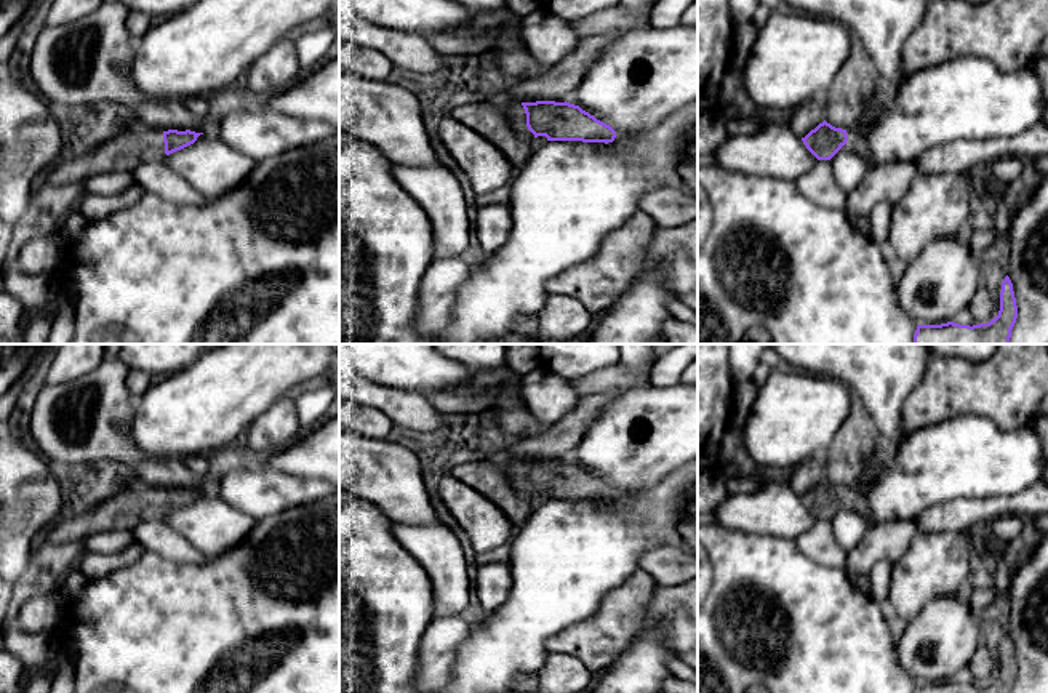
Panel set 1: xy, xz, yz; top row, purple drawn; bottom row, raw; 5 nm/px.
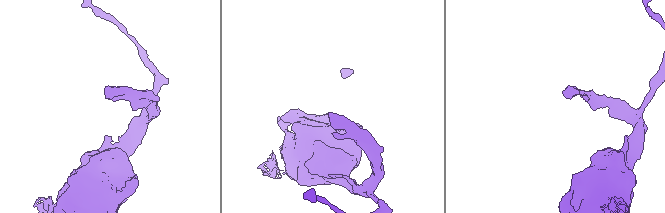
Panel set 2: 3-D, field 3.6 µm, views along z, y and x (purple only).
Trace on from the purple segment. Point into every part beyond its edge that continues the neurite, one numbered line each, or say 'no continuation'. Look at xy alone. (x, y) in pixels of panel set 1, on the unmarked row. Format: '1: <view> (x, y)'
1: xy (140, 503)

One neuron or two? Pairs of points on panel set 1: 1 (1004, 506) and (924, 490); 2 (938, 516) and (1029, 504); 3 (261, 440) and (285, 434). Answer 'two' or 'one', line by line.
1: two
2: one
3: one

